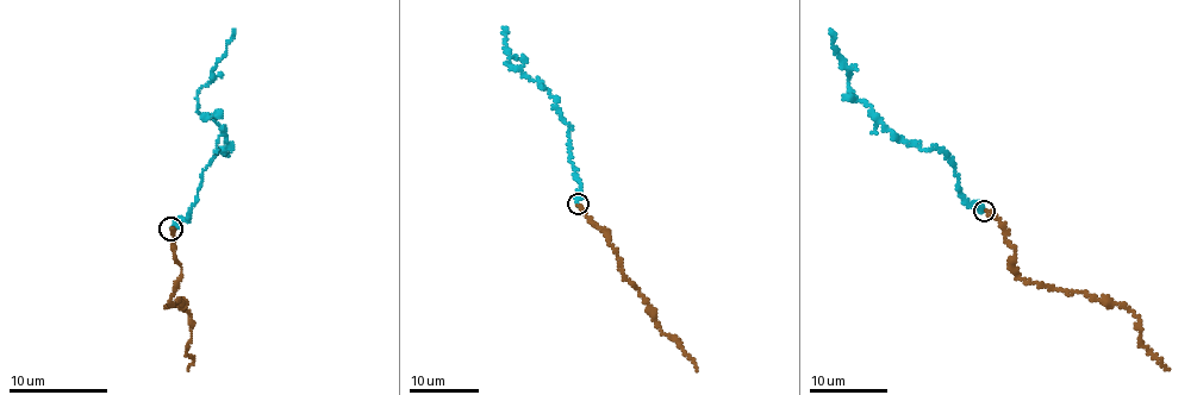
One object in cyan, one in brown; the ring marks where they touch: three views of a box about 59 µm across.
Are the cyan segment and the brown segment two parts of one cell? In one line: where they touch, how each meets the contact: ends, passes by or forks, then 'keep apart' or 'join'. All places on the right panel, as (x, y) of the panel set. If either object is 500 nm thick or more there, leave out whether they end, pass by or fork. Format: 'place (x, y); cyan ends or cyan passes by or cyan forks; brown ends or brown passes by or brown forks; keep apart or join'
place (984, 211); cyan ends; brown ends; join

